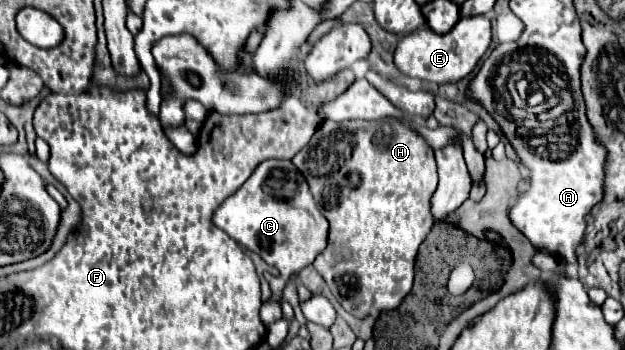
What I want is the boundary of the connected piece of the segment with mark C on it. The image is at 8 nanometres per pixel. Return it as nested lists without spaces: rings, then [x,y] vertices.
[[[291,160],[261,162],[237,192],[215,208],[211,220],[239,246],[259,254],[269,266],[275,266],[285,280],[309,266],[327,246],[327,220],[317,210],[303,174]]]

